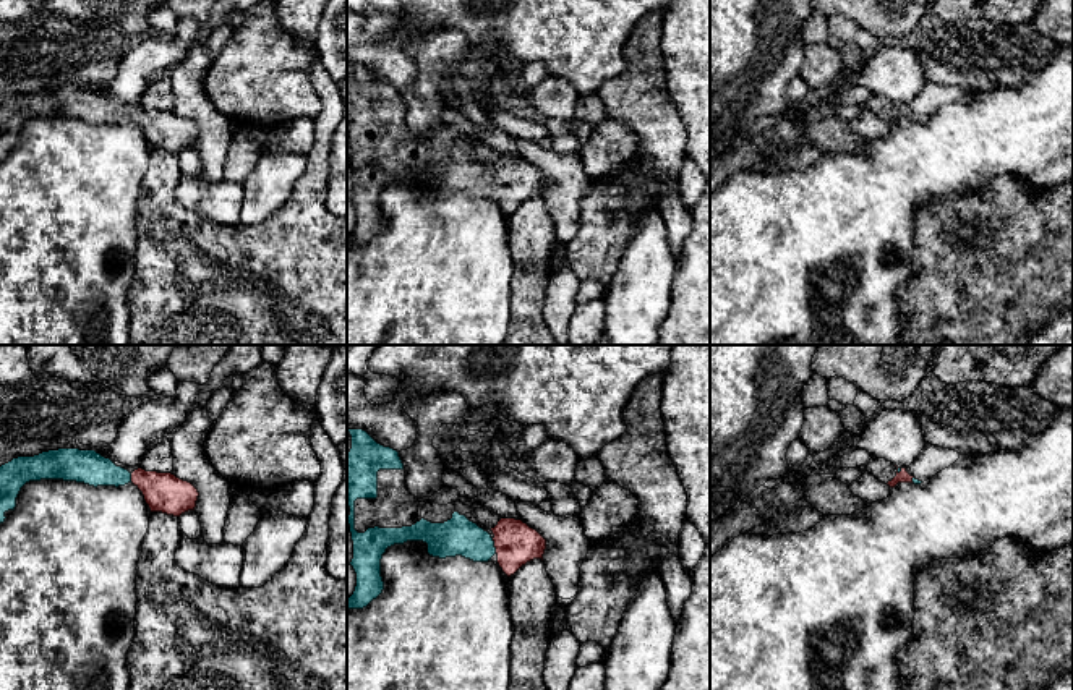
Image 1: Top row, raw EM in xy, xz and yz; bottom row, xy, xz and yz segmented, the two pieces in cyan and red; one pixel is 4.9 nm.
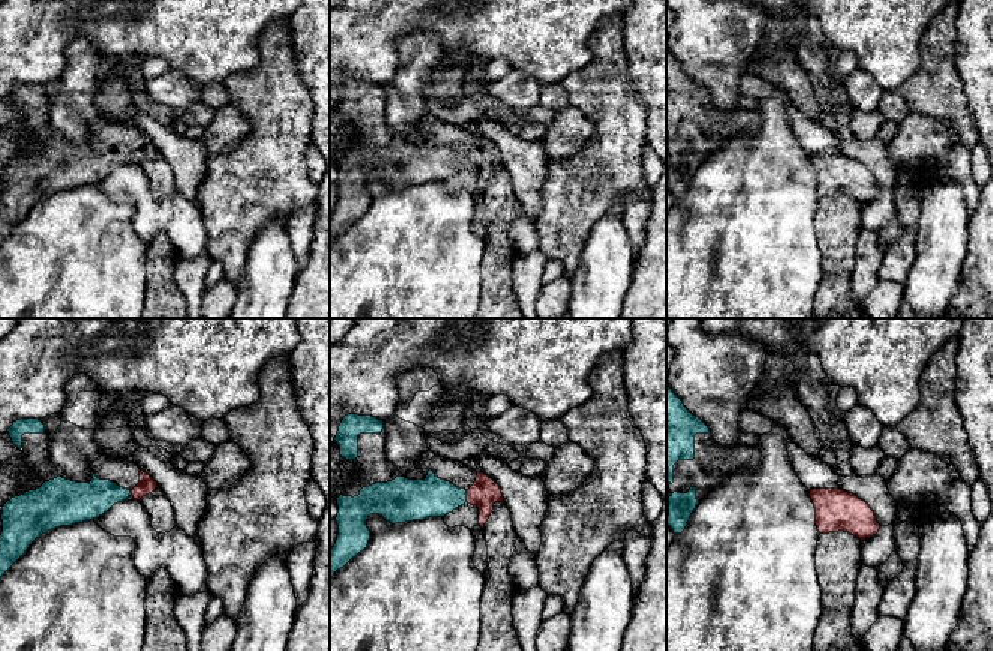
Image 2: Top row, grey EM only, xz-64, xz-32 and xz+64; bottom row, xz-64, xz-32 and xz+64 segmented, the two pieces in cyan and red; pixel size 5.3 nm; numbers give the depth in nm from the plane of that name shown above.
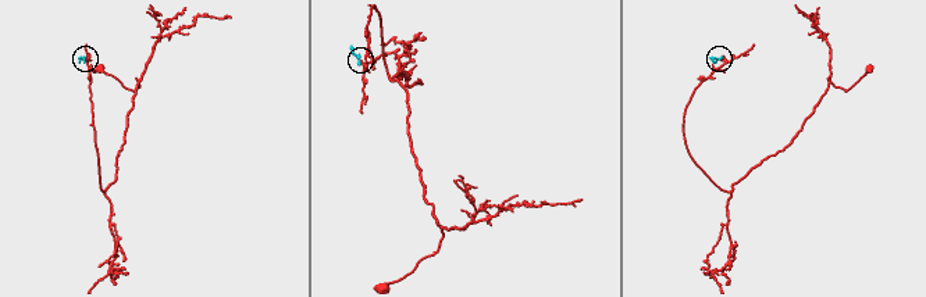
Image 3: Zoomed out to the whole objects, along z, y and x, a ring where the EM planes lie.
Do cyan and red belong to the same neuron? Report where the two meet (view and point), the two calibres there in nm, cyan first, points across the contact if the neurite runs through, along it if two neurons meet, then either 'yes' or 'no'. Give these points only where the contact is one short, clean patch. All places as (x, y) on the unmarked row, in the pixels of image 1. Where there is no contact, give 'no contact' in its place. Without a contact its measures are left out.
contact xz (493, 183); calibres 190 and 220 nm; way xz (457, 174), (478, 183), (493, 183), (516, 180); yes

